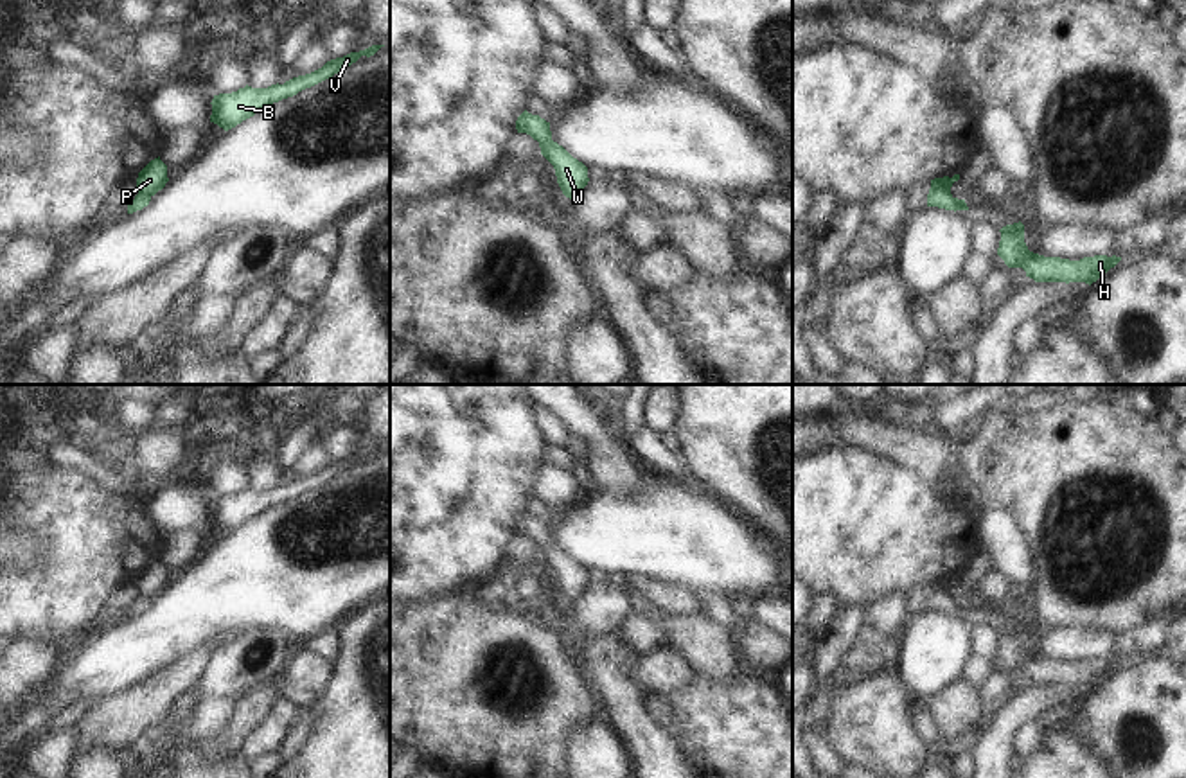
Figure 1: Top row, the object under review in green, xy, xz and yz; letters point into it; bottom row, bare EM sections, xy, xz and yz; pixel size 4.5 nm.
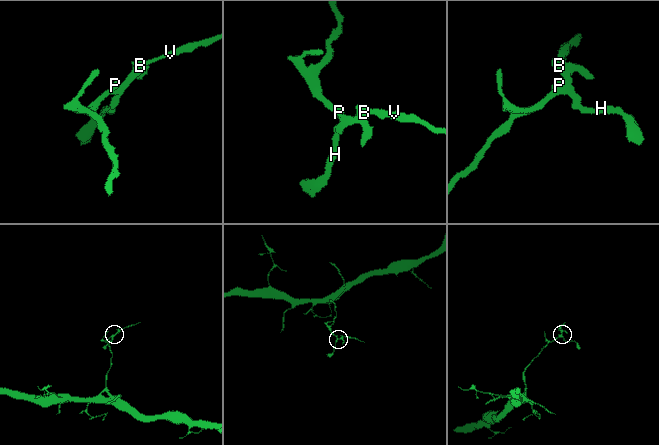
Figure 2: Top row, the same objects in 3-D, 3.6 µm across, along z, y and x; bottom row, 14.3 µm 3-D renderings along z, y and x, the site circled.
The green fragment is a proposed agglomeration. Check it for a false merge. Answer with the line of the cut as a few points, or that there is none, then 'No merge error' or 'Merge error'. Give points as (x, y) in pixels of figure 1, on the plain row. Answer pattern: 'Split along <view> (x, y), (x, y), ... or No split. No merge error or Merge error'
No split. No merge error

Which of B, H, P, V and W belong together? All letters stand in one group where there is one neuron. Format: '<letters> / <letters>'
B H P V W

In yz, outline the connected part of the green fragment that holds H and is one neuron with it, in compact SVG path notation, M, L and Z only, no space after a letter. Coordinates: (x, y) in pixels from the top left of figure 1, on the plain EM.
M1021 623L1003 629L999 634L1001 643L997 658L1008 670L1022 670L1026 679L1035 685L1085 685L1091 688L1121 663L1121 659L1116 658L1094 658L1069 663L1033 656L1024 645L1024 627Z

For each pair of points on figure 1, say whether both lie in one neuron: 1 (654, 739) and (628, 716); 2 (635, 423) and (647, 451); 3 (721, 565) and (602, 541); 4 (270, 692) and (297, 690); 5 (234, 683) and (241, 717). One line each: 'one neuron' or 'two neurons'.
1: one neuron
2: two neurons
3: one neuron
4: two neurons
5: two neurons

